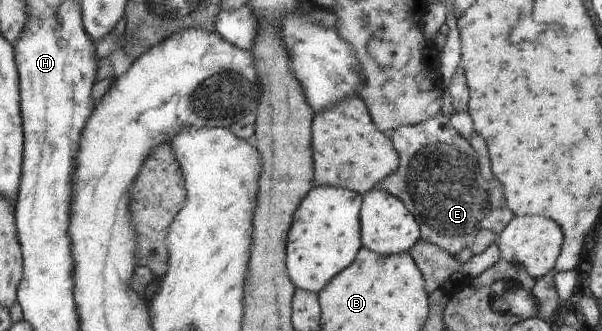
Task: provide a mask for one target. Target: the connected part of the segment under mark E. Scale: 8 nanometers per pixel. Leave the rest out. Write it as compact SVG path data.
M443 112L422 123L397 127L389 135L400 155L400 167L376 188L398 196L413 212L420 224L421 240L456 256L482 229L499 234L513 218L500 181L481 176L476 151Z

